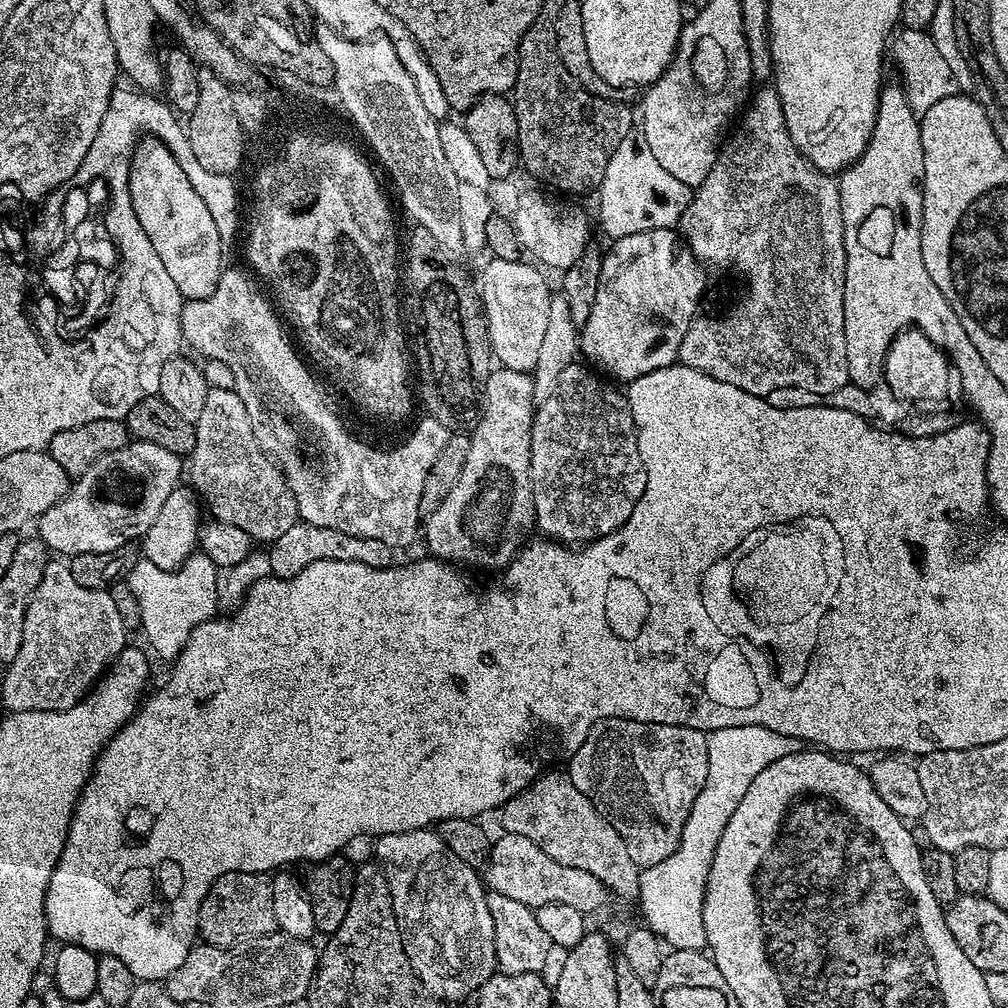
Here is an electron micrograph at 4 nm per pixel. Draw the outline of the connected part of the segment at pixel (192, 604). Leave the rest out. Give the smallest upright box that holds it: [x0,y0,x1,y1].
[126,550,217,662]

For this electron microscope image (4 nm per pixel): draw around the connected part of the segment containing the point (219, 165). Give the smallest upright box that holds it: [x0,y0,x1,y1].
[186,67,246,176]

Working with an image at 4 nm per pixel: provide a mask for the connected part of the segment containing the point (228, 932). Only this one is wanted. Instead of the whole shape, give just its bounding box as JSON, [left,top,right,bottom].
[199,872,277,948]

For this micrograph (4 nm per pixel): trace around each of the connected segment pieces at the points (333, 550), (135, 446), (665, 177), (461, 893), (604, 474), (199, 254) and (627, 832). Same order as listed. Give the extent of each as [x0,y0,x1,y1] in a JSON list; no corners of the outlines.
[[267,522,394,578],[38,439,182,558],[598,130,693,240],[375,828,498,1002],[530,363,646,546],[128,138,225,301],[566,718,708,869]]

